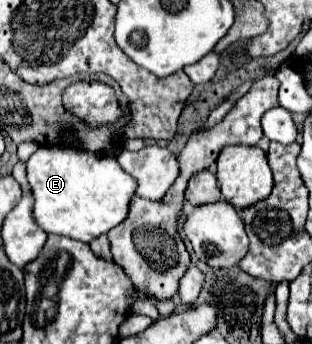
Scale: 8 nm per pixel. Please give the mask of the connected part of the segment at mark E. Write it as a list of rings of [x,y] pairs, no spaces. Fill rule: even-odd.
[[[41,146],[33,152],[27,160],[27,180],[35,200],[35,222],[47,234],[59,234],[79,242],[91,242],[121,224],[137,186],[115,158],[65,146]]]

